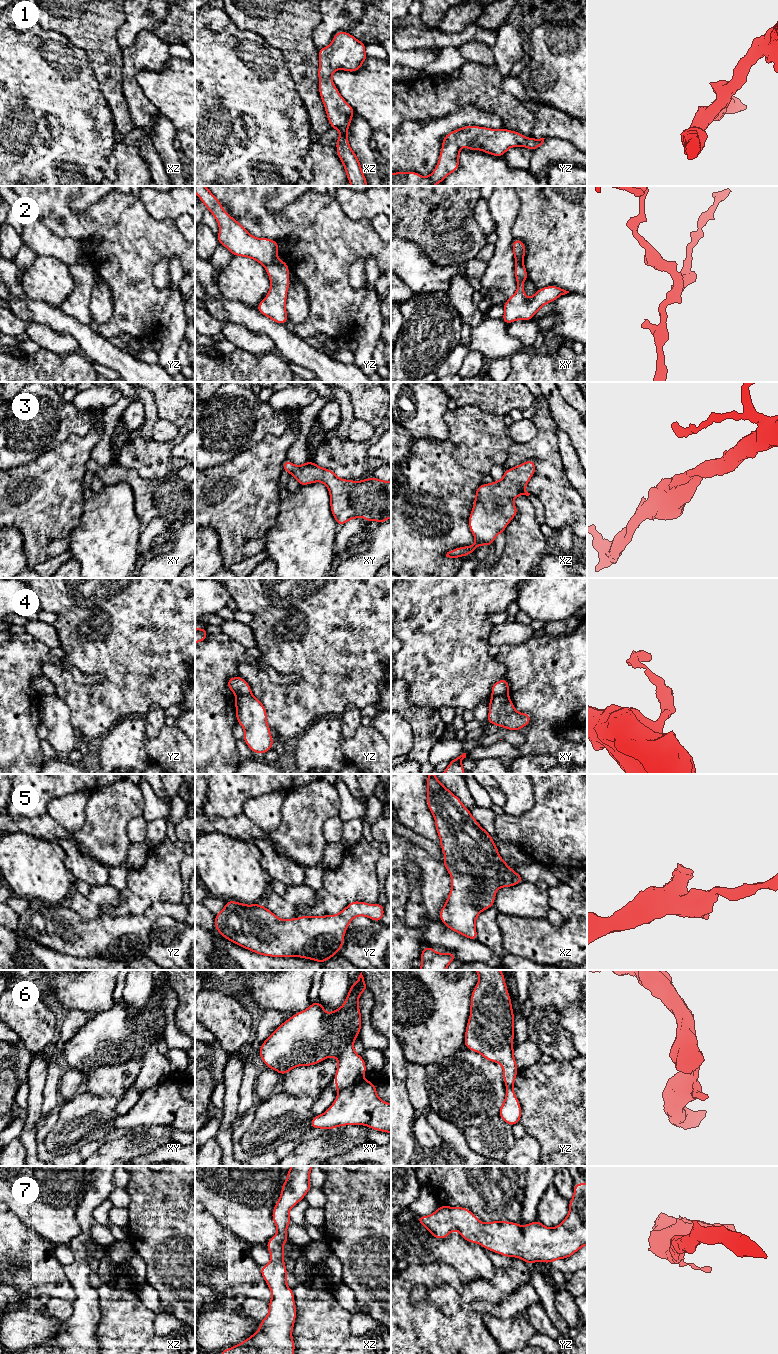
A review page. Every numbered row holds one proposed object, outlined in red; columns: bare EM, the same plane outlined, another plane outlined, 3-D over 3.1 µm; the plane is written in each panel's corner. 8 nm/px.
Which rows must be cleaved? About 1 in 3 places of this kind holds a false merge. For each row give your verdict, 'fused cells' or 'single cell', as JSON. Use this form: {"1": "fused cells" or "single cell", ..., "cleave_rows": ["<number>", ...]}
{"1": "single cell", "2": "fused cells", "3": "single cell", "4": "fused cells", "5": "single cell", "6": "fused cells", "7": "single cell", "cleave_rows": ["2", "4", "6"]}

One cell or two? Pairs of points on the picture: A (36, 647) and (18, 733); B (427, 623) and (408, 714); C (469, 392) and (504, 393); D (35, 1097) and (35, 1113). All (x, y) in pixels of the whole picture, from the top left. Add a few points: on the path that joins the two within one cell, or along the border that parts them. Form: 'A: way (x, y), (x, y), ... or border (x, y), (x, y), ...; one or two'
A: way (19, 668), (19, 712); one
B: border (404, 680), (407, 686), (408, 700), (417, 707); two
C: way (478, 392), (495, 392); one
D: way (35, 1101), (35, 1109); one

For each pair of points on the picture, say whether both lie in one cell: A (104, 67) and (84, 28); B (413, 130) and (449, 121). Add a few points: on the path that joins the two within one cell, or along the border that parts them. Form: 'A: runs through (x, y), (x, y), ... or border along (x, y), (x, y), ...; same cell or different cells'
A: runs through (103, 57), (100, 51), (100, 44), (94, 38); same cell
B: runs through (422, 130), (435, 130), (440, 127); same cell

